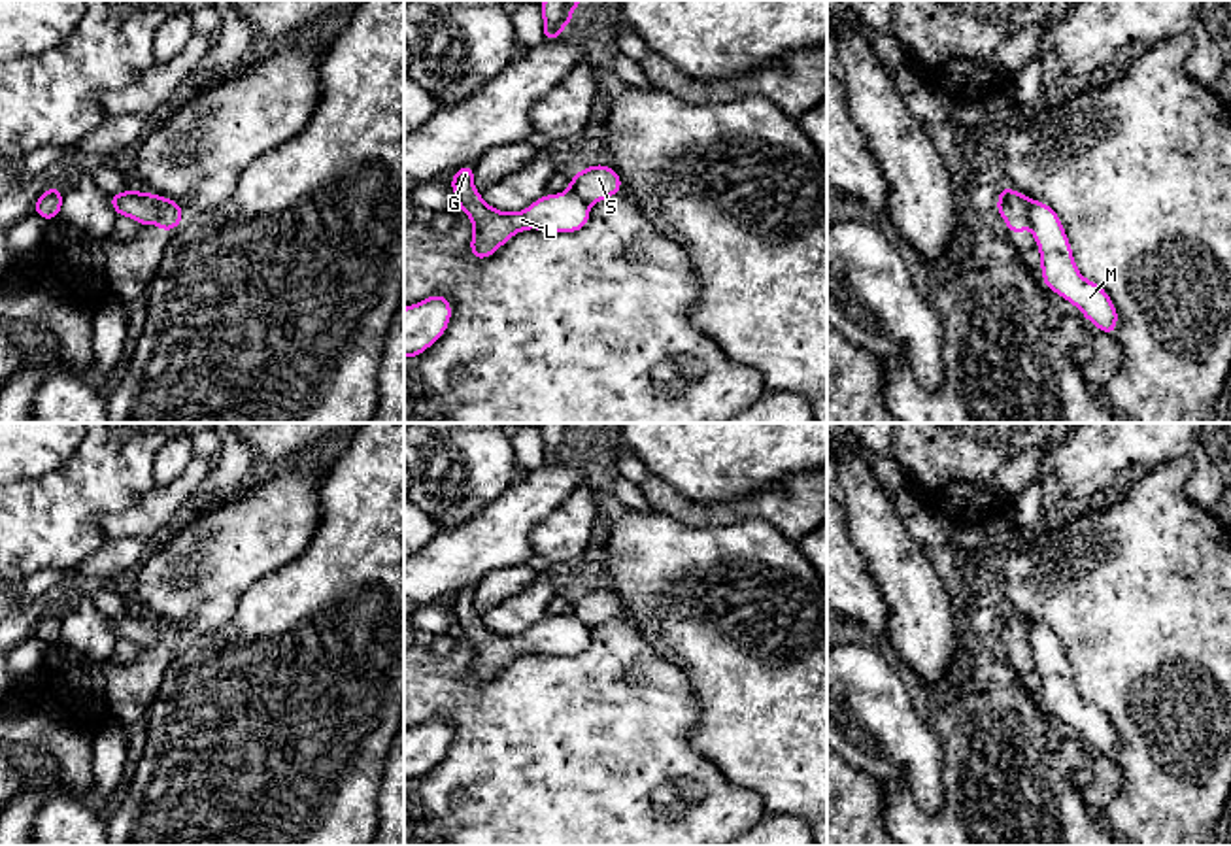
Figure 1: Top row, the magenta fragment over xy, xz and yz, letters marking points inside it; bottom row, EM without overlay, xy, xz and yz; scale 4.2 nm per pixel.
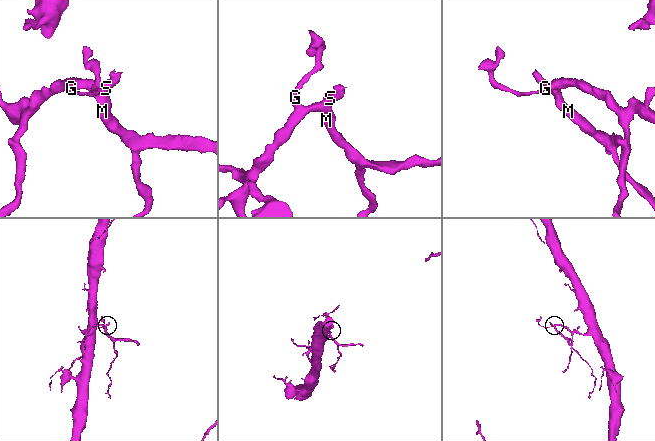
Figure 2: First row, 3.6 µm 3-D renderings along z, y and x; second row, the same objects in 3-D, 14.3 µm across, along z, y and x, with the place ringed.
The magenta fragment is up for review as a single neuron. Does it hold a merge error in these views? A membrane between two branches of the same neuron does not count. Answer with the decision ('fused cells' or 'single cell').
fused cells

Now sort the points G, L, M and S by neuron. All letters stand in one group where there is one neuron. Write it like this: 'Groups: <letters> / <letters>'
Groups: G L M / S

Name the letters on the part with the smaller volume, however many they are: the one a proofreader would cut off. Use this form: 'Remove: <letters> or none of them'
Remove: S

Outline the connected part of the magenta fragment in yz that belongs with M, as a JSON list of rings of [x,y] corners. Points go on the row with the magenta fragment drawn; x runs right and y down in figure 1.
[[[1027,198],[1027,215],[1040,251],[1044,285],[1076,306],[1088,321],[1110,336],[1118,325],[1118,310],[1101,285],[1078,272],[1072,247],[1055,210]]]

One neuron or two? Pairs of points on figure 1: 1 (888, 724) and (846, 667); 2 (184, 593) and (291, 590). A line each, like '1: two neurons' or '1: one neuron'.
1: one neuron
2: two neurons

